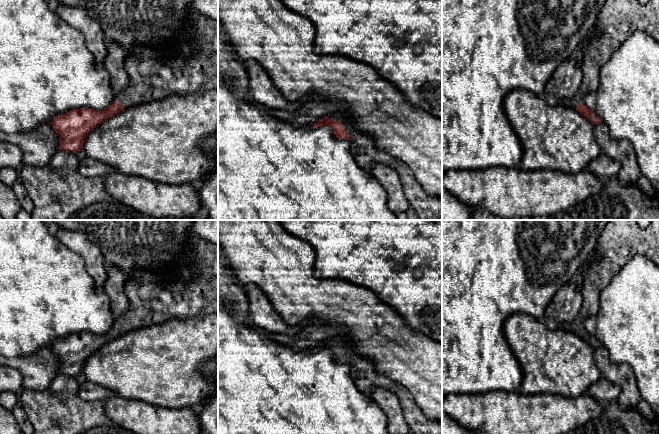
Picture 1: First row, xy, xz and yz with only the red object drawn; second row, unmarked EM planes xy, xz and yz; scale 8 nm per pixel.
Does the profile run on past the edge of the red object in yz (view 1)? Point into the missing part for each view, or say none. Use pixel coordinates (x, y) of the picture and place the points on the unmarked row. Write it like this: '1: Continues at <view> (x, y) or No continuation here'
1: Continues at yz (621, 240)

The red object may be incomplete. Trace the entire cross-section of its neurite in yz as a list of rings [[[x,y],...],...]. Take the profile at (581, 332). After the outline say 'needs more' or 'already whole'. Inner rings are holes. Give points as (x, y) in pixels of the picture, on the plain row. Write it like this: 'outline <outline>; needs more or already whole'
outline [[[608,220],[606,227],[600,236],[596,246],[599,260],[591,266],[587,266],[584,272],[584,281],[580,292],[583,297],[583,304],[577,318],[565,327],[575,331],[577,335],[586,341],[593,349],[602,346],[600,340],[592,341],[596,337],[583,327],[583,320],[591,315],[595,315],[599,310],[599,295],[602,290],[634,256],[643,255],[654,264],[659,266],[659,220],[651,220],[646,227],[641,227],[638,220]]]; needs more

